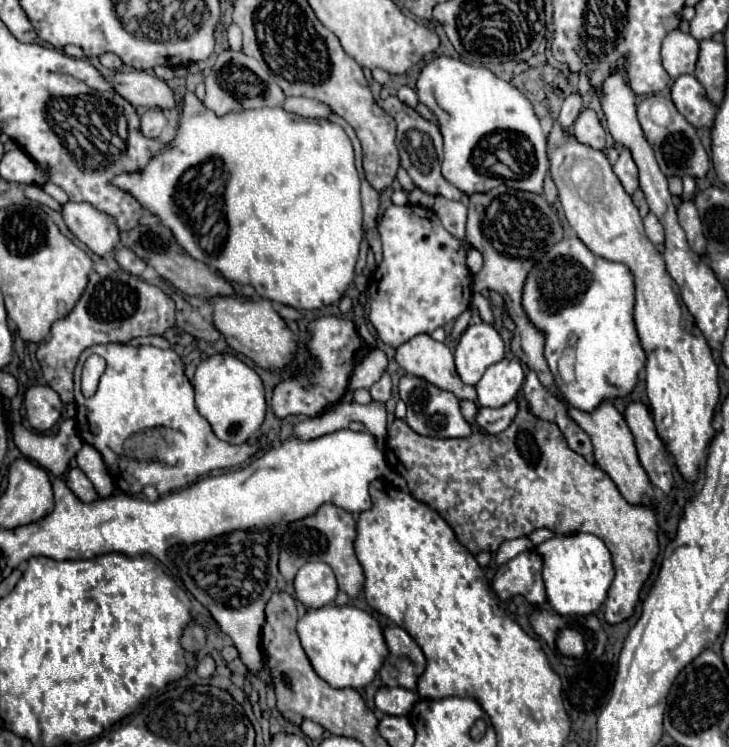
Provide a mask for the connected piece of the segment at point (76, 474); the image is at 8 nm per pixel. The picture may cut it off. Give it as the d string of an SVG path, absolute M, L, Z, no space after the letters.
M81 469L67 471L67 485L83 503L91 503L91 501L99 499L99 495L95 493L95 487L91 485L91 481L87 479L87 475Z

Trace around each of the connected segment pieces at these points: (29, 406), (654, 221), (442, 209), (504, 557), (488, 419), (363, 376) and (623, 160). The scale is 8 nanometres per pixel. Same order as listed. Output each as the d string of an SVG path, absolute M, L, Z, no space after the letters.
M33 385L25 393L27 421L37 431L51 429L63 413L63 403L59 395L47 385Z
M649 213L645 219L643 219L643 223L645 223L645 233L647 233L647 237L649 237L649 241L651 243L663 243L663 239L665 239L665 235L663 235L663 225L659 223L659 219L653 215L653 213Z
M435 197L433 205L435 215L441 219L445 229L455 235L457 239L465 237L465 221L467 221L467 207L461 201L451 201L445 197Z
M527 537L505 541L497 551L497 563L507 563L511 557L519 555L521 551L529 551L529 549L533 549L533 543Z
M515 399L509 401L503 407L499 407L499 409L479 407L475 423L477 423L479 429L483 429L483 431L487 431L491 435L497 435L497 433L501 433L501 431L505 431L509 427L515 413L517 413L517 401Z
M371 349L351 371L351 379L349 379L349 389L355 391L359 387L369 389L373 383L377 383L381 379L381 375L387 369L387 357L383 351L379 349Z
M621 149L619 151L619 161L613 165L613 171L615 175L619 177L623 189L633 195L637 189L639 189L639 179L637 179L637 165L635 161L631 159L631 153L627 149Z

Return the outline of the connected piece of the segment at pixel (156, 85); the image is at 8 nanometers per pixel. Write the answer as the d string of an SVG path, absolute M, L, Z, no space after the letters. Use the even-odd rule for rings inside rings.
M117 71L111 79L111 85L135 107L175 107L175 93L169 89L169 85L163 79L145 71Z

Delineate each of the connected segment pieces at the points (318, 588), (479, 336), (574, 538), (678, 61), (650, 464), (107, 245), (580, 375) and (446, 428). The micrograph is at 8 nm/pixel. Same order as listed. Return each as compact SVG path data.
M323 561L305 563L295 577L295 597L309 609L335 601L339 587L333 569Z
M489 323L469 325L455 349L457 373L467 385L475 385L485 369L505 357L505 343L499 331Z
M589 533L555 535L535 547L535 553L543 557L543 581L547 589L547 601L559 615L589 615L597 611L615 579L615 567L609 549L603 541Z
M675 29L663 39L661 57L665 71L673 79L677 79L683 73L693 73L695 61L699 59L699 41L695 41L689 33Z
M629 401L625 407L625 421L635 437L635 447L643 469L649 475L649 481L657 485L663 493L671 491L673 475L671 475L671 461L665 451L663 441L657 435L651 411L641 401Z
M69 201L61 207L61 215L71 233L93 253L107 255L117 247L119 231L115 221L109 215L93 209L89 203Z
M573 235L573 237L565 237L563 241L559 241L557 245L553 245L553 247L545 253L545 257L531 269L531 273L529 273L529 277L527 277L527 283L525 283L525 289L523 289L523 309L525 309L527 317L535 323L535 327L545 333L545 339L547 339L547 341L545 341L545 359L547 359L547 363L549 363L549 367L551 367L551 371L553 371L555 377L559 377L559 373L557 373L557 361L561 359L561 353L563 353L567 347L571 347L571 335L577 335L577 343L573 345L573 347L575 347L575 355L577 355L577 361L575 361L575 381L569 383L569 385L571 385L571 389L575 387L575 391L581 393L581 405L579 405L579 407L581 407L583 411L593 411L603 399L629 395L631 389L633 389L635 383L637 383L639 369L645 365L645 351L643 351L643 347L641 347L641 343L639 343L639 337L637 337L637 331L635 331L635 321L633 321L633 303L635 303L633 293L635 293L635 287L633 287L631 271L629 271L623 263L613 263L613 261L607 261L607 259L601 259L601 257L593 255L593 253L583 245L583 241L581 241L579 237L575 237L575 235Z
M405 375L399 379L399 395L407 403L405 421L415 433L427 435L427 437L443 437L443 439L445 437L467 437L471 433L467 419L461 415L459 399L453 393L435 387L433 383L425 379Z

